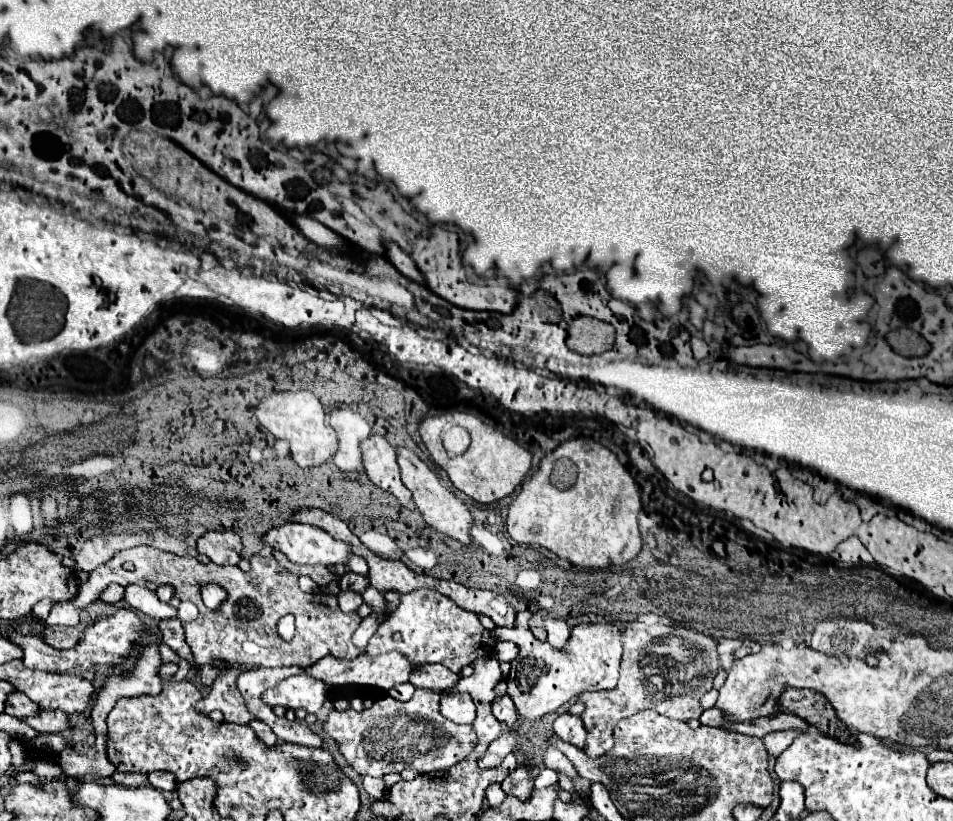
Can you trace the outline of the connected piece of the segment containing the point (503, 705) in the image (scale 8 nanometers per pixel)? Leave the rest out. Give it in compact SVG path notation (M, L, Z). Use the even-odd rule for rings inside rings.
M510 696L496 698L496 700L492 702L492 714L494 714L500 722L506 722L508 728L514 728L514 724L518 722L518 714L516 714L516 708L514 708Z

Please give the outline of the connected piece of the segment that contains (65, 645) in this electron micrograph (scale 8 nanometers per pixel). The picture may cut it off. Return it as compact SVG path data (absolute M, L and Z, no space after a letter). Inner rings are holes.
M47 625L42 632L42 638L48 646L56 650L70 650L80 640L80 632L74 627Z

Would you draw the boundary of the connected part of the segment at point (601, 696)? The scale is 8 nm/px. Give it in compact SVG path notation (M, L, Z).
M626 622L622 628L624 656L620 664L620 678L614 690L584 692L576 700L586 706L582 722L588 732L584 752L590 758L604 756L614 746L614 726L618 720L634 716L640 710L656 710L672 720L698 718L702 714L700 698L712 690L712 678L718 674L716 642L710 636L690 628L670 628L664 624Z

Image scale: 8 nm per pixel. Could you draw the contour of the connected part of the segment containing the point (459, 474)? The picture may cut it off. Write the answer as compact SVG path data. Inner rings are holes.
M452 412L452 414L444 414L444 416L424 418L420 424L420 436L422 436L422 442L426 444L430 456L434 458L434 462L448 472L452 484L480 504L492 504L492 502L498 502L498 500L510 496L514 492L514 488L524 480L528 470L532 468L532 454L529 450L518 446L513 439L496 432L492 426L484 424L482 420L478 420L472 414ZM446 422L464 426L472 438L468 450L454 458L450 458L442 446L440 434L442 434L442 428L446 426Z

